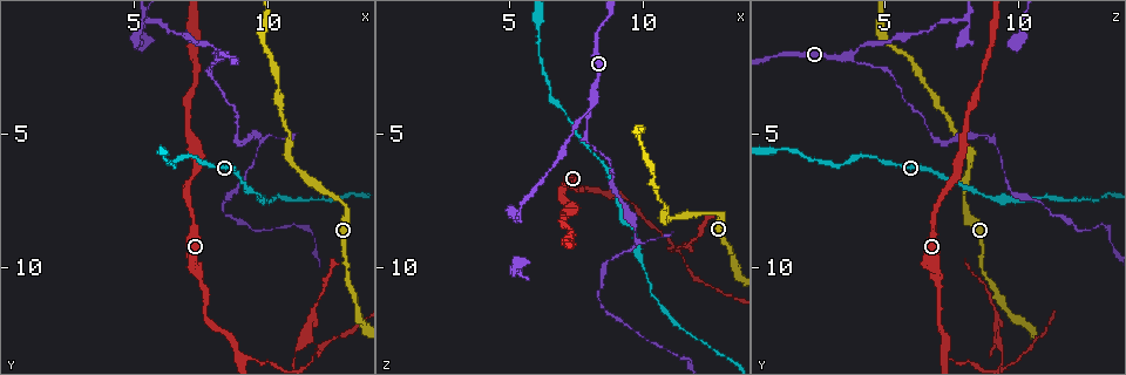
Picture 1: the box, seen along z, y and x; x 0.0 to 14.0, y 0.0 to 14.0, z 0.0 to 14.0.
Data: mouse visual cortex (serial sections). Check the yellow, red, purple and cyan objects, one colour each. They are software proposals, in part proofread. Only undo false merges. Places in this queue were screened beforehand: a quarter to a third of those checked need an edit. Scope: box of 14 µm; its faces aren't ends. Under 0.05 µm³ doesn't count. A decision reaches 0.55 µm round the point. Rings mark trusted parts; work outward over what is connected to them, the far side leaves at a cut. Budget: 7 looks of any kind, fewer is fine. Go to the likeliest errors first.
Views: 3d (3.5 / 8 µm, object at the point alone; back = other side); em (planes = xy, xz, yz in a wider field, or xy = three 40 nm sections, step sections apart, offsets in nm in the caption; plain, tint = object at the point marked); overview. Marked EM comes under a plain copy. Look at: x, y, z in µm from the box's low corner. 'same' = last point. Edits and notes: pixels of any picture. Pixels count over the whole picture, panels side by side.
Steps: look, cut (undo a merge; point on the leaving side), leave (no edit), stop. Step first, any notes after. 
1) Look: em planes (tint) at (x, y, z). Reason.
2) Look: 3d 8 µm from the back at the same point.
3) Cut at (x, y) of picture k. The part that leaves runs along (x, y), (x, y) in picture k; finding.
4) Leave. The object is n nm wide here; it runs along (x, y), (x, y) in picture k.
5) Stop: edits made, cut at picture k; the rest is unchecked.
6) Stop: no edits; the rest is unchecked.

Look: 3d 3.5 µm from the back at (8.1, 2.2, 3.7). Calibre changes.

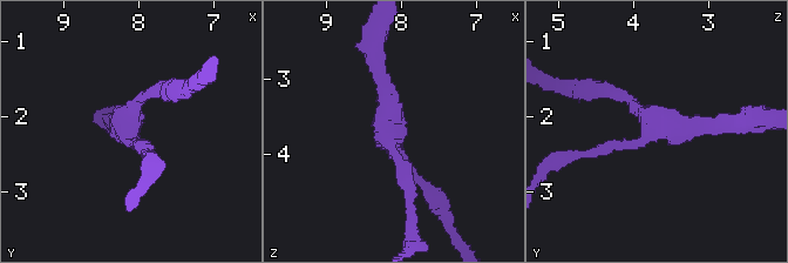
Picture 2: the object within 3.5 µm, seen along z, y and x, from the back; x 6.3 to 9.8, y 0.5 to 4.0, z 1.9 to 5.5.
Look: em planes (tint) at (8.15, 2.10, 3.70). 3 arms meet here; the arms are 150, 200, 200 nm wide.

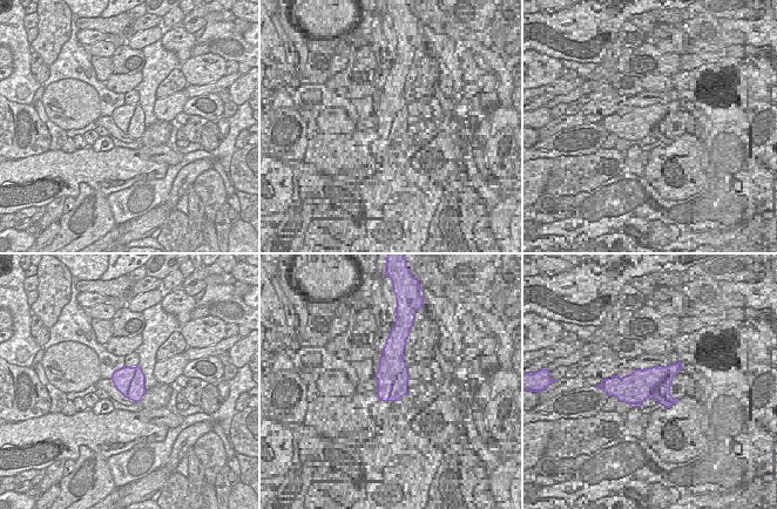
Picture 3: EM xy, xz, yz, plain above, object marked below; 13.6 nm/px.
Leave. It runs along (732, 122), (657, 122), (636, 145), (593, 152) in picture 2; one cell here.

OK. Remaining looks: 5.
Look: 3d 3.5 µm at (9.1, 13.4, 7.3). Sudden change in width.

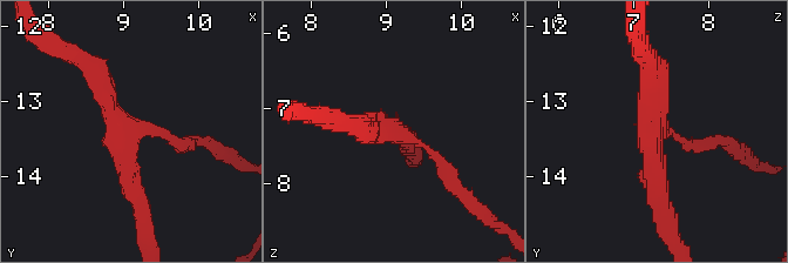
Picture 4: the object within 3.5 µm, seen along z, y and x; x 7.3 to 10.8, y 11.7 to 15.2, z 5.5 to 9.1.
Look: em xy step 2 (tint) at (9.05, 13.35, 7.30).

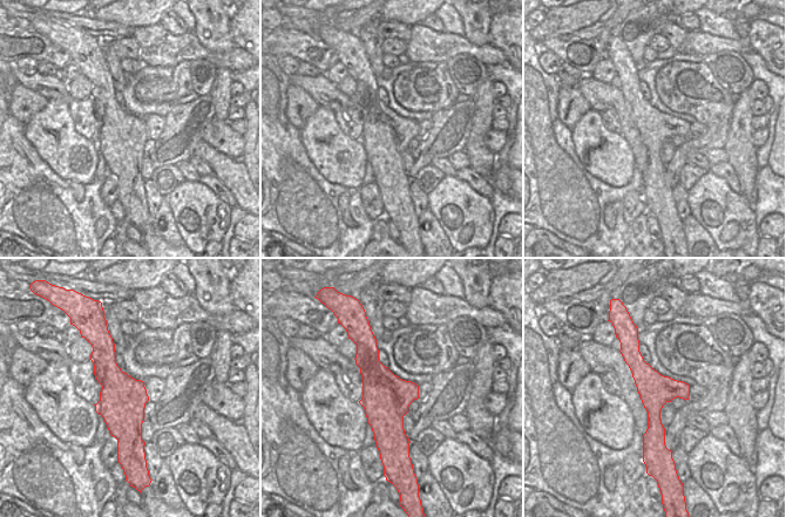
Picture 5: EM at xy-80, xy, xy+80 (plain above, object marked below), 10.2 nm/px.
Leave. It runs along (87, 63), (127, 128), (188, 143) in picture 4; one cell here.

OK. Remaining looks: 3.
Look: 3d 3.5 µm at (11.0, 13.4, 9.4). Thin neck.

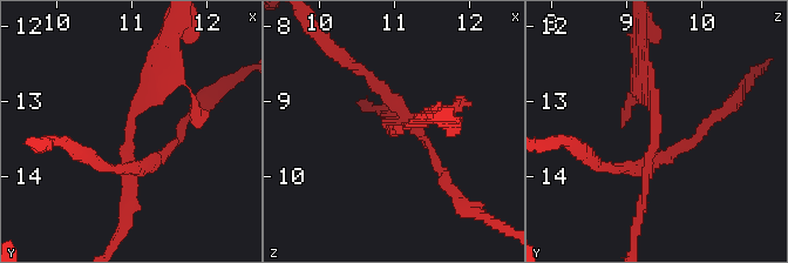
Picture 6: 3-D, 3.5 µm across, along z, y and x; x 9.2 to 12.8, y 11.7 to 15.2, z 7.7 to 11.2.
Look: em xy step 3 (tint) at (11.00, 13.40, 9.40).

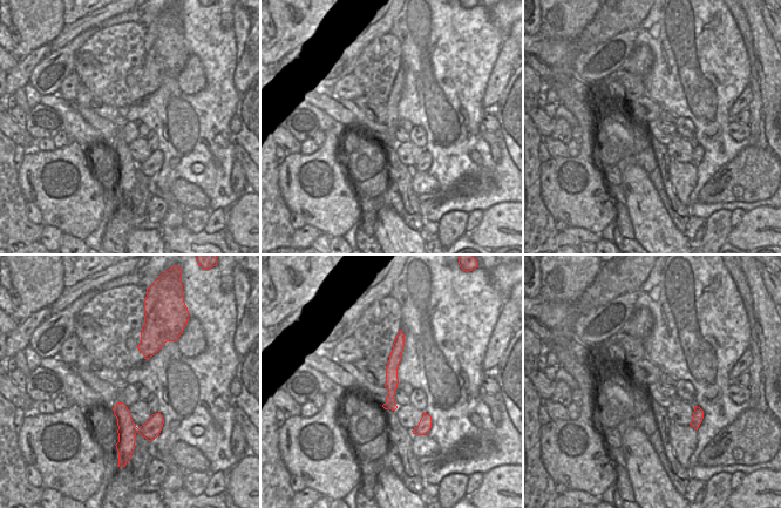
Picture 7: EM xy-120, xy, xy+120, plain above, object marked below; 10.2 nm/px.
Cut at (653, 123) of picture 6. The arms are 200, 200 nm wide; the part that leaves runs along (646, 168), (658, 121), (643, 71) in picture 6; a second cell is stuck on.

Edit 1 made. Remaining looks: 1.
Stop: edits made, cut at picture 6; the rest is unchecked.

